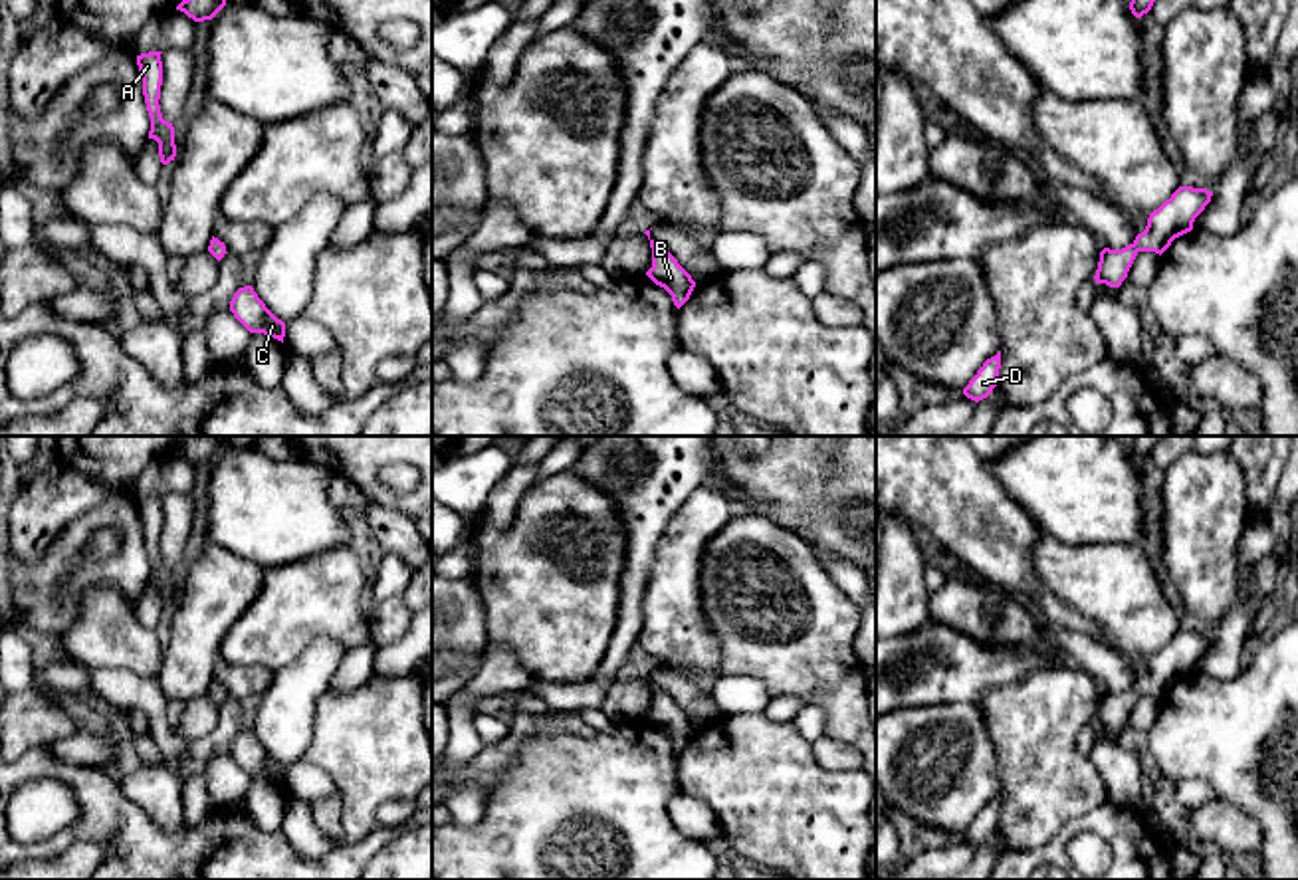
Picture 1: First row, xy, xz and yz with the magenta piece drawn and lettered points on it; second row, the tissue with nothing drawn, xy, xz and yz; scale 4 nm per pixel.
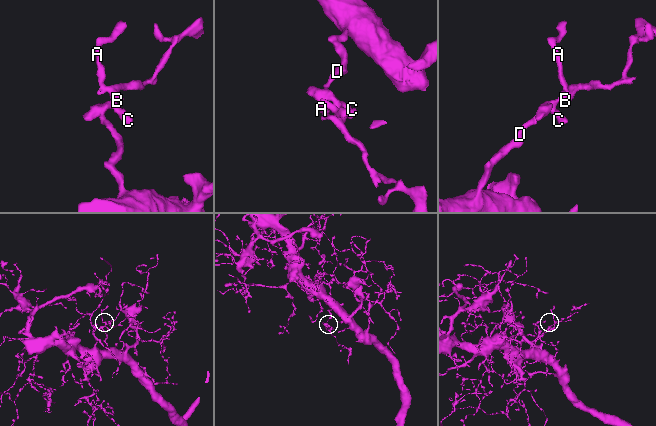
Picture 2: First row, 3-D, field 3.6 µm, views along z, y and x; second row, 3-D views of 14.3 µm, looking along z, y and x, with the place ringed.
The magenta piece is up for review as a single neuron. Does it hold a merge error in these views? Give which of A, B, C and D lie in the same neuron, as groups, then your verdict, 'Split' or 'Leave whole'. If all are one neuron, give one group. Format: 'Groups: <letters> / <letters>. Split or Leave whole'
Groups: A B C D. Leave whole

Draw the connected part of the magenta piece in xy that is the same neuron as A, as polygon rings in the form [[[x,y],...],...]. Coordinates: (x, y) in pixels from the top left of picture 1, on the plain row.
[[[149,495],[137,499],[139,517],[143,521],[143,539],[151,561],[149,583],[159,587],[159,601],[162,608],[168,608],[176,601],[174,571],[162,563],[161,557],[161,529],[162,529],[162,495]]]

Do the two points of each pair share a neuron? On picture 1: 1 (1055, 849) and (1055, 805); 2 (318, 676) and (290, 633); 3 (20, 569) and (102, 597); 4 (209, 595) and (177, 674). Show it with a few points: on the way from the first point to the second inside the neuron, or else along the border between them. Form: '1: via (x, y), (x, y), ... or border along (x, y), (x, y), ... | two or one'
1: border along (1094, 807), (1073, 817), (1043, 845), (1011, 851) | two
2: border along (345, 651), (333, 641), (318, 639), (274, 672) | two
3: border along (129, 599), (111, 585), (90, 585), (62, 633) | two
4: via (203, 615), (191, 655) | one

